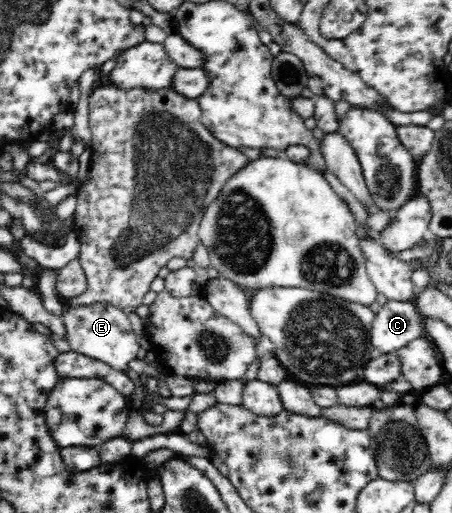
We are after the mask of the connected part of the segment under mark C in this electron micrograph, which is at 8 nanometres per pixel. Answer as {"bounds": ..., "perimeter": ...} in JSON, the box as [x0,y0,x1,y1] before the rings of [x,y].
{"bounds":[370,300,426,354],"perimeter":[[[388,300],[381,310],[375,313],[372,331],[370,331],[370,340],[377,353],[395,354],[400,349],[404,350],[420,337],[426,337],[424,317],[415,303]]]}

